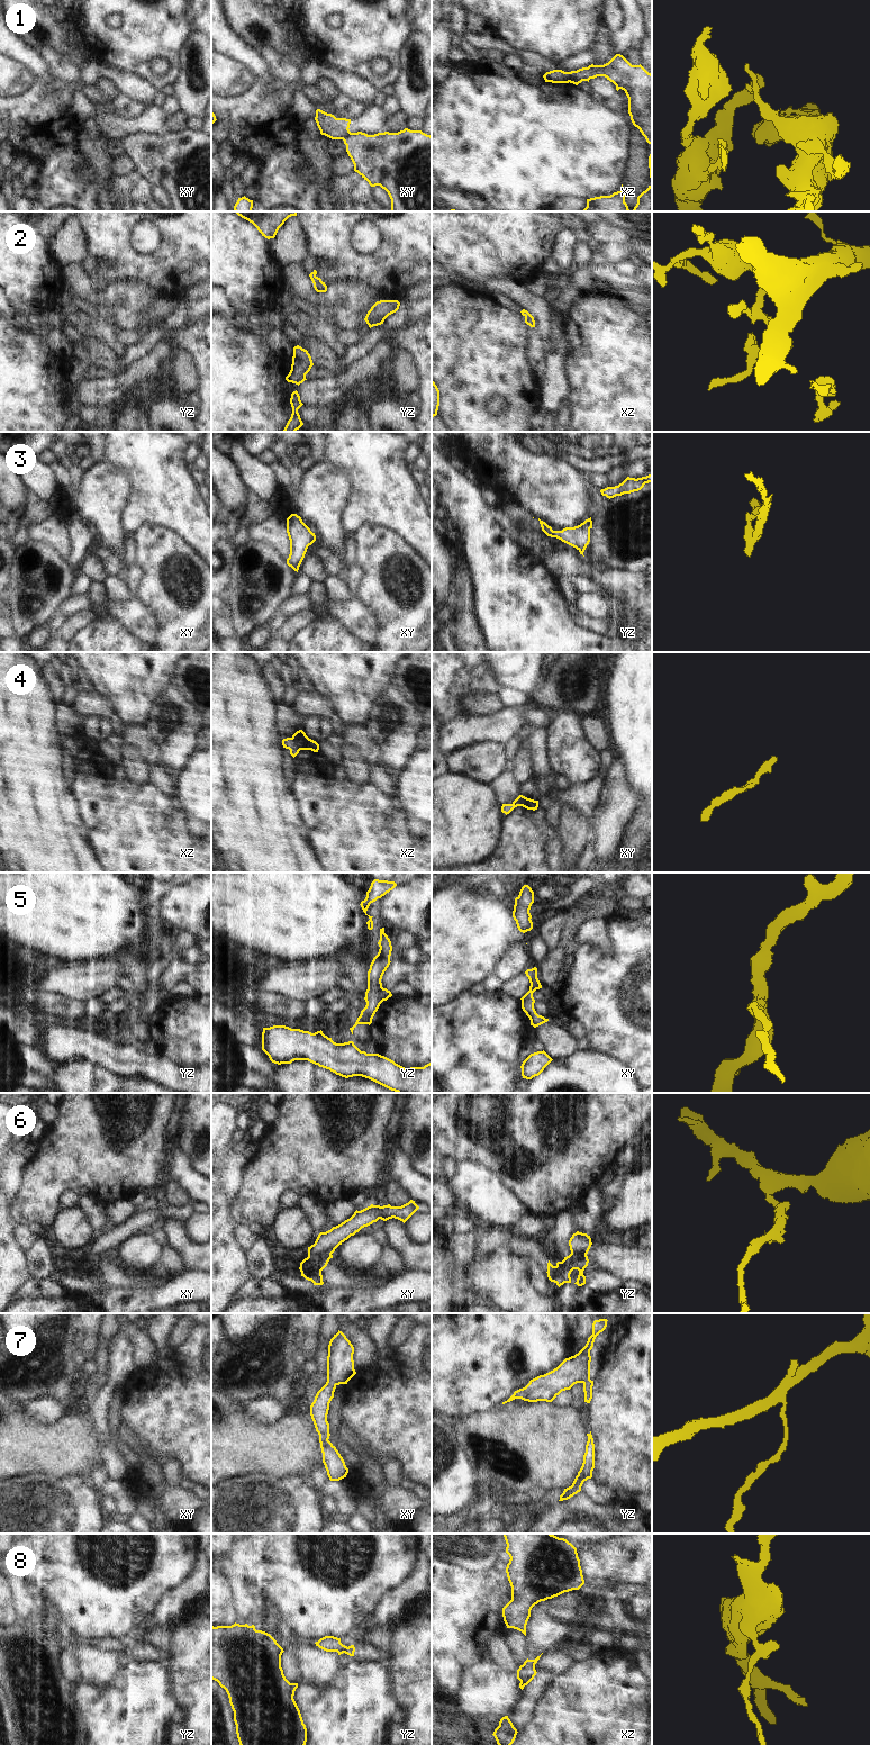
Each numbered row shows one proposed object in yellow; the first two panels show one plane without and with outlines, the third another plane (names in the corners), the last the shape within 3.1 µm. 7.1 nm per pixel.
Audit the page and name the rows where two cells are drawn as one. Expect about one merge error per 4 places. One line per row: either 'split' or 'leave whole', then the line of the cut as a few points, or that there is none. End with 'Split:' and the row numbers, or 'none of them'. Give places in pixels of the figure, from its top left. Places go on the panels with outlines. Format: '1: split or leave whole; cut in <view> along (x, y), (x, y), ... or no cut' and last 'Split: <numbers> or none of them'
1: split; cut in xy along (354, 133), (343, 139)
2: leave whole; no cut
3: leave whole; no cut
4: leave whole; no cut
5: leave whole; no cut
6: leave whole; no cut
7: leave whole; no cut
8: split; cut in yz along (347, 1647), (338, 1653)
Split: 1, 8

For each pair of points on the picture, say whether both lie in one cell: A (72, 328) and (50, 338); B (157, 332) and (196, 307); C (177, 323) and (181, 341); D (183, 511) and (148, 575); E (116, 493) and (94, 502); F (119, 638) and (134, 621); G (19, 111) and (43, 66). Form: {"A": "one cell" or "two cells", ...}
{"A": "two cells", "B": "one cell", "C": "two cells", "D": "two cells", "E": "one cell", "F": "two cells", "G": "one cell"}

